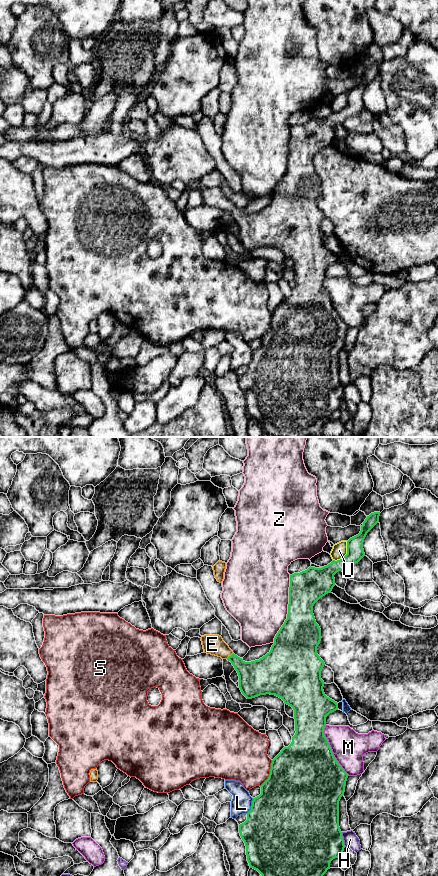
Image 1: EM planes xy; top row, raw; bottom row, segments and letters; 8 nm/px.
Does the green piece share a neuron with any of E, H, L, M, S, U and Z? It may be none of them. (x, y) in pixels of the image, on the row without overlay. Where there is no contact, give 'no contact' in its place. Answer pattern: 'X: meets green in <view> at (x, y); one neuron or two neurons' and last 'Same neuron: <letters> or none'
E: meets green in xy at (229, 208); one neuron
H: meets green in xy at (342, 391); two neurons
L: meets green in xy at (251, 358); two neurons
M: meets green in xy at (331, 302); two neurons
S: meets green in xy at (270, 325); two neurons
U: meets green in xy at (346, 106); two neurons
Z: meets green in xy at (288, 160); two neurons
Same neuron: E

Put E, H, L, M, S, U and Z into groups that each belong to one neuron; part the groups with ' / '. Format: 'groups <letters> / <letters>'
groups E / H / L / M / S / U / Z

